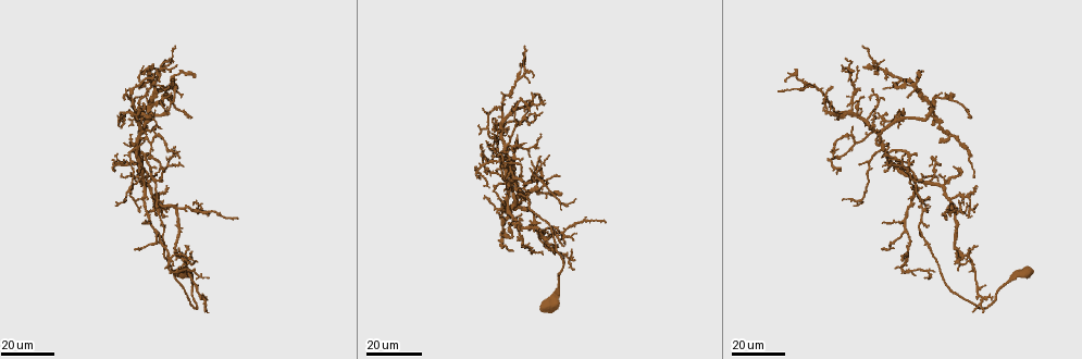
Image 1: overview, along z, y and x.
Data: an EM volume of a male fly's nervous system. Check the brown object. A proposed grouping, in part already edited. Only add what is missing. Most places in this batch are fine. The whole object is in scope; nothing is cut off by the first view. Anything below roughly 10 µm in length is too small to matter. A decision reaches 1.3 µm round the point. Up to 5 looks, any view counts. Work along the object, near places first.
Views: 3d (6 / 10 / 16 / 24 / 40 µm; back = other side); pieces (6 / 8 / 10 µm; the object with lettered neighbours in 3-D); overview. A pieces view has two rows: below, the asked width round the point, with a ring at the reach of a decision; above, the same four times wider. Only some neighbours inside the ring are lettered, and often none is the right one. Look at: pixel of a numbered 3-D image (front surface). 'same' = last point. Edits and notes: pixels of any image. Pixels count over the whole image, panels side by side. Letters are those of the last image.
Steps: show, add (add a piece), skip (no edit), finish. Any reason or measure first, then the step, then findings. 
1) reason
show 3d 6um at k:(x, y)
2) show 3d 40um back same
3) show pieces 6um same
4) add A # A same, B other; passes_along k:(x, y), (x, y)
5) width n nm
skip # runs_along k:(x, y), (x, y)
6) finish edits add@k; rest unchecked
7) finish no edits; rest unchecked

thin end
show 3d 16um at 1:(908, 98)

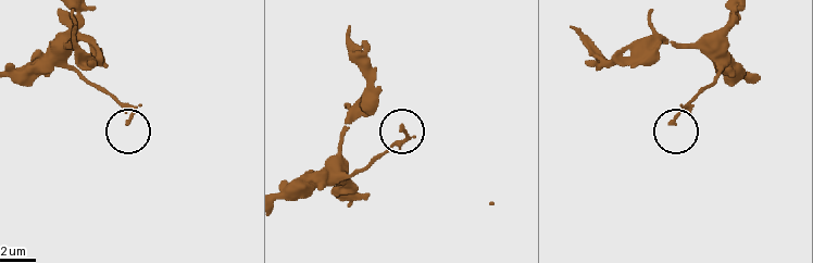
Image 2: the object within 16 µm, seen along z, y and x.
show pieces 10um at 2:(125, 123)

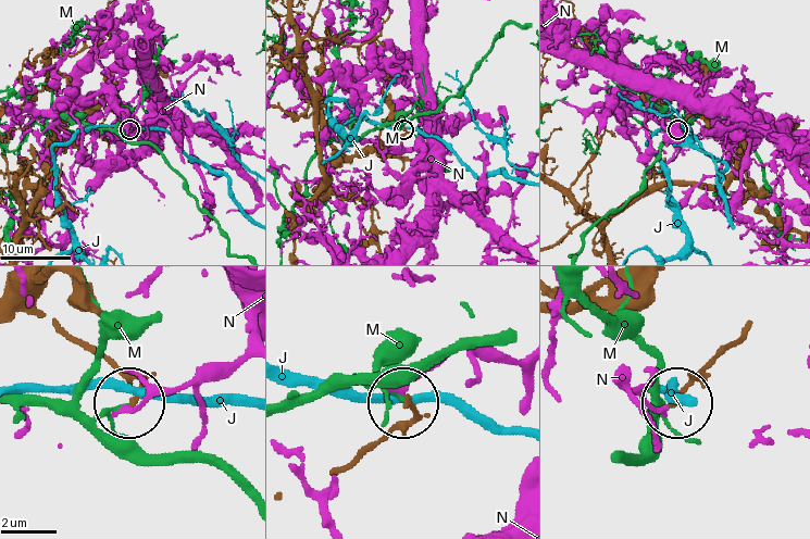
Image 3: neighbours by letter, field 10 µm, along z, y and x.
skip # J other, M other, N other; runs_along 3:(349, 464), (406, 421), (408, 401); no lettered piece goes on from it

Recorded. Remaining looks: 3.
show 3d 16um at 1:(524, 160)

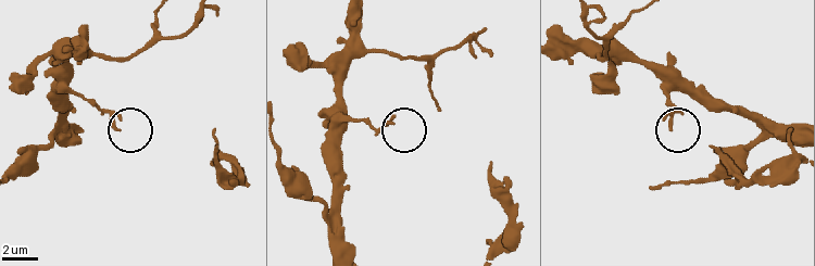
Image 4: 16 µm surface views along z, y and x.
what lies round it
show pieces 6um at 4:(673, 126)

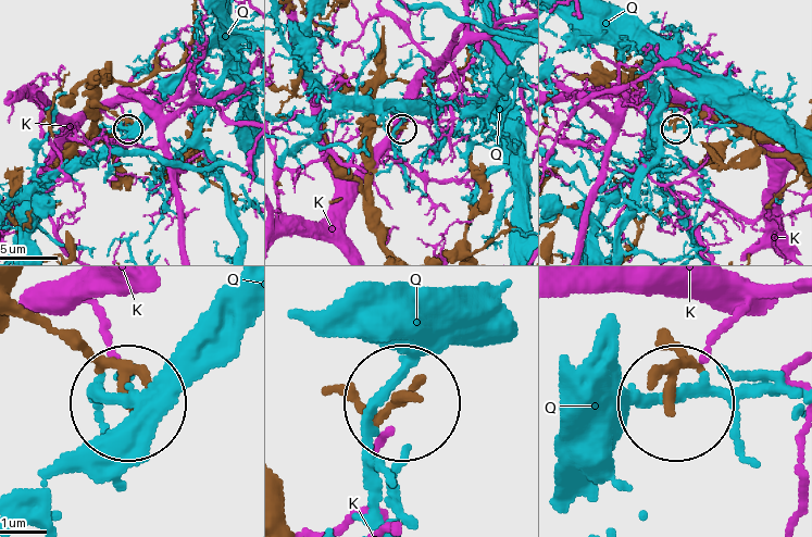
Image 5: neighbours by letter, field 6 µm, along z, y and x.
width 220 nm
skip # K other, Q other; runs_along 5:(669, 338), (669, 400); none of them fits

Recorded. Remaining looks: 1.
finish no edits; rest unchecked

